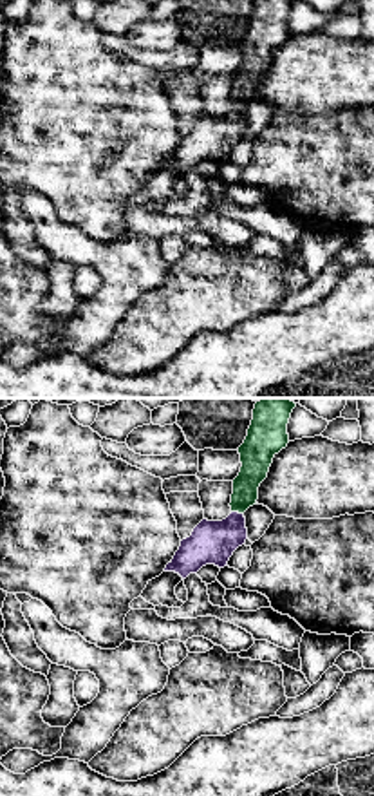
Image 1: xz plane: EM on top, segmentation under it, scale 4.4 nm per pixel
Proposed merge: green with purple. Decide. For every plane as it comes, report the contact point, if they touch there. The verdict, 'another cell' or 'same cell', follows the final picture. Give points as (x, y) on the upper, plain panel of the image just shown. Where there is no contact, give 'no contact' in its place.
contact (237, 105)

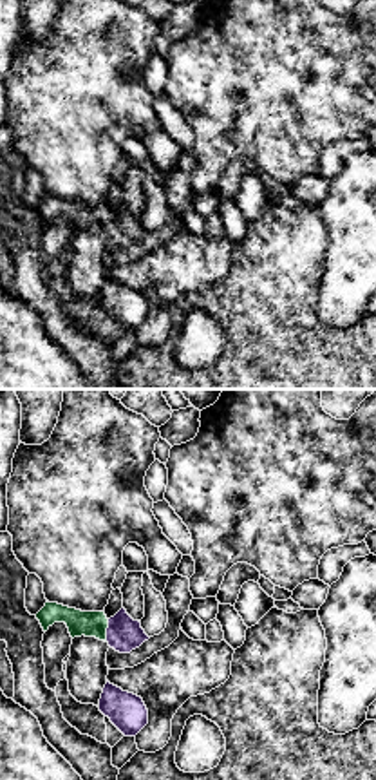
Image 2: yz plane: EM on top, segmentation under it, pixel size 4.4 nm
contact (105, 225)

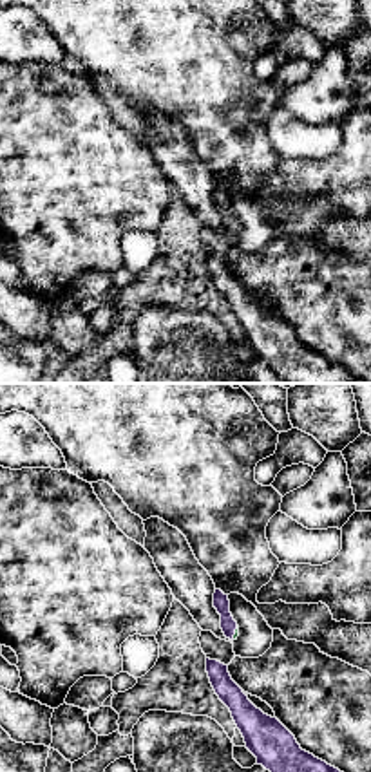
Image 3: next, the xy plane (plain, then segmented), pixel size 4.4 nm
contact (236, 228)

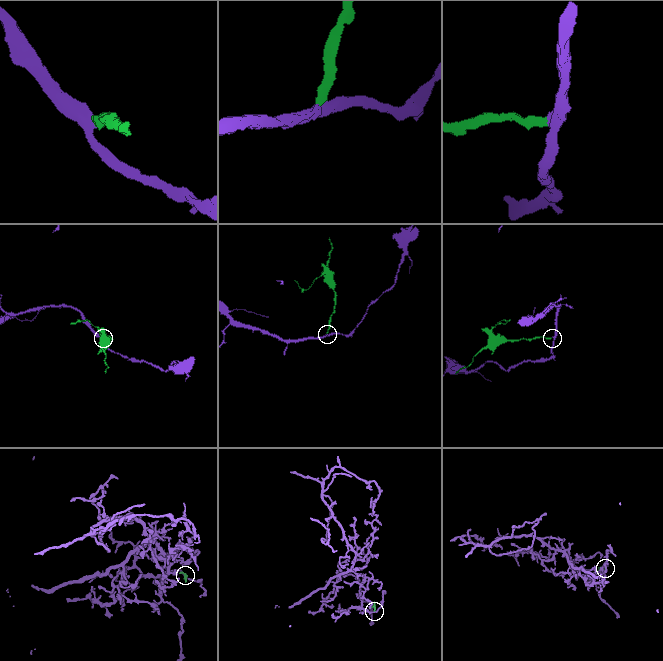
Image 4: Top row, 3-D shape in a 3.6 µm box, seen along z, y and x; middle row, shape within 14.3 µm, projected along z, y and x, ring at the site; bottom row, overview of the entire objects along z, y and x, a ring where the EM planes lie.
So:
same cell

